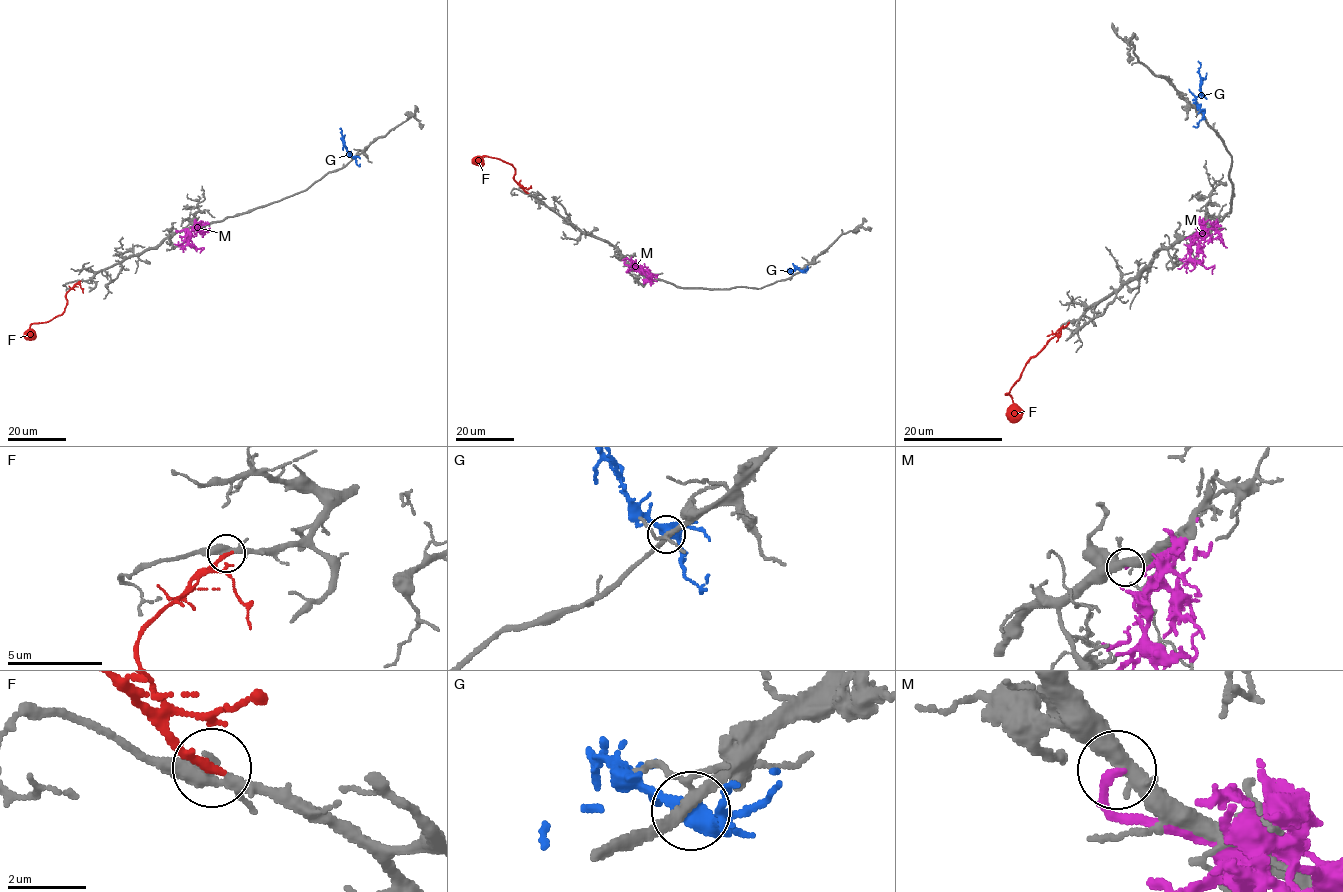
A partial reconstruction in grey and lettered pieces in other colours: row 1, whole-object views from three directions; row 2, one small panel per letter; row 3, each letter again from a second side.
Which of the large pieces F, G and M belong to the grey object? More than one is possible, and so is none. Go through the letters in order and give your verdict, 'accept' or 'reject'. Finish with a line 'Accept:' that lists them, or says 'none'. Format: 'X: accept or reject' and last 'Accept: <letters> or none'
F: accept
G: reject
M: reject
Accept: F

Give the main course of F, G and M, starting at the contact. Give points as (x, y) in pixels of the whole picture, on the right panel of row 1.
F: (1068, 322), (1030, 359), (1006, 394), (1016, 406), (1014, 422)
G: (1202, 111), (1196, 101), (1201, 90), (1198, 61)
M: (1185, 239), (1193, 235), (1191, 256), (1207, 269), (1214, 265), (1212, 274)

